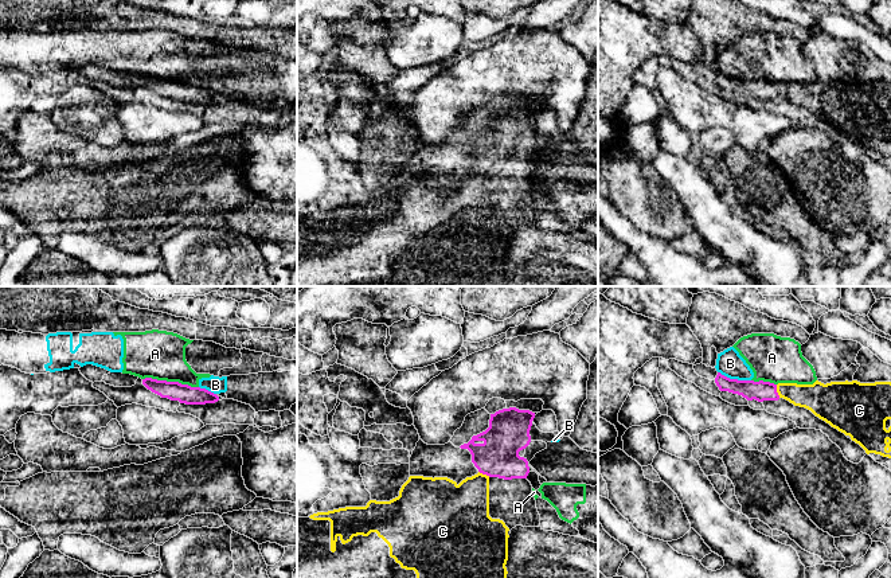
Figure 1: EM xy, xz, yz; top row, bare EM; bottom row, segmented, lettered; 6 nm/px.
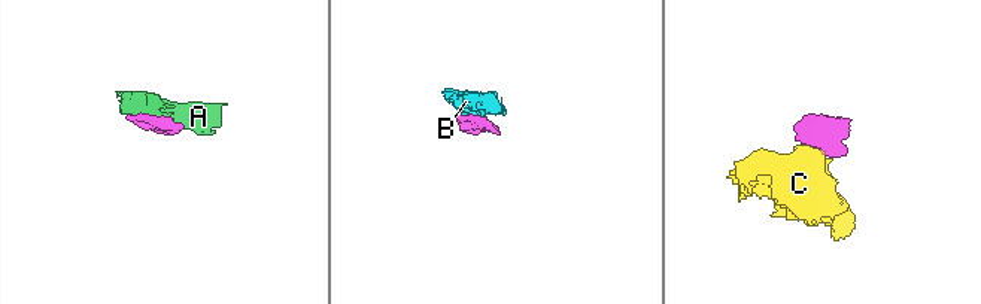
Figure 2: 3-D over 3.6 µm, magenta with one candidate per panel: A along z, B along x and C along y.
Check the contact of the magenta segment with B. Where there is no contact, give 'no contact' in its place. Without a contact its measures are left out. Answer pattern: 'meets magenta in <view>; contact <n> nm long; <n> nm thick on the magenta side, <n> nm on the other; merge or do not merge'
meets magenta in yz; contact 200 nm long; 120 nm thick on the magenta side, 160 nm on the other; do not merge

